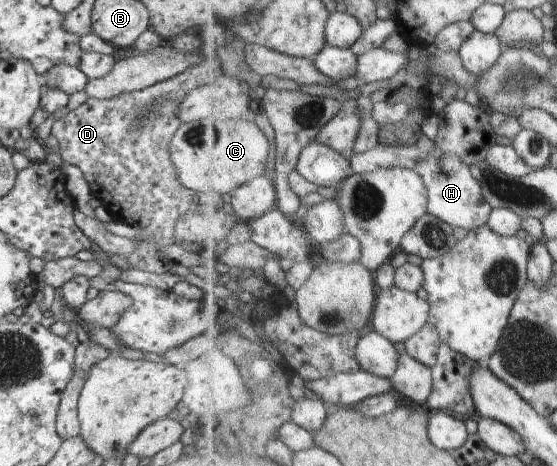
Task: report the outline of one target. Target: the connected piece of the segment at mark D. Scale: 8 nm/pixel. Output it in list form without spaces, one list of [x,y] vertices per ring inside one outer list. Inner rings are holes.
[[[202,59],[202,63],[198,66],[188,67],[179,75],[157,82],[145,89],[125,92],[109,99],[88,98],[81,106],[71,110],[52,126],[52,135],[59,142],[61,159],[76,165],[83,172],[93,197],[103,203],[113,221],[141,228],[140,237],[133,239],[135,249],[126,255],[129,269],[166,274],[175,260],[167,259],[163,254],[163,249],[167,249],[169,245],[173,247],[181,245],[175,233],[180,211],[171,209],[171,205],[179,205],[181,185],[175,175],[175,167],[171,163],[169,141],[173,133],[179,129],[178,111],[185,97],[203,84],[219,83],[219,79],[221,79],[221,73],[217,67],[217,61],[215,61],[215,67],[209,67],[209,61]]]

